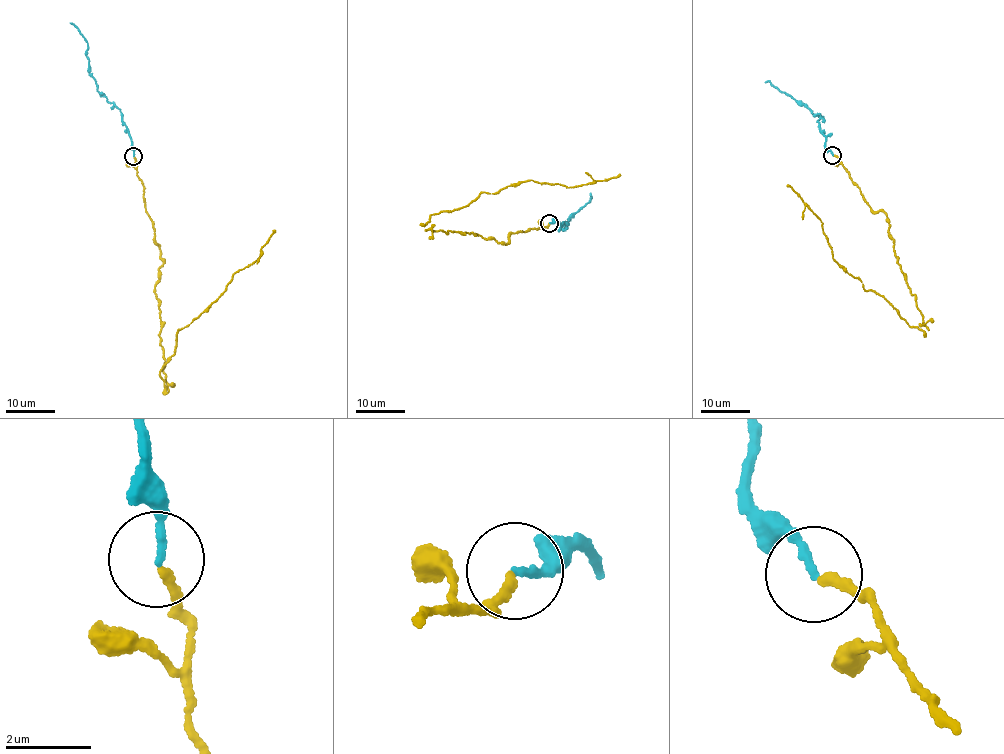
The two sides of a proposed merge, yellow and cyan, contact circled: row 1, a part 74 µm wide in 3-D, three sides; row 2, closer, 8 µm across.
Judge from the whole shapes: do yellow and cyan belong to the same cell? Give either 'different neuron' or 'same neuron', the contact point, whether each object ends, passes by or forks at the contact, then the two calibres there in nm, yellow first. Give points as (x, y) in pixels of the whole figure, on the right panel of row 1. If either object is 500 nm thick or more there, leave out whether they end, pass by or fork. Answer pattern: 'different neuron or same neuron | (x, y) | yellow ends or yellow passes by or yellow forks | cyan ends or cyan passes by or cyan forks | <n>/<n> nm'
same neuron | (832, 155) | yellow ends | cyan ends | 200/180 nm

